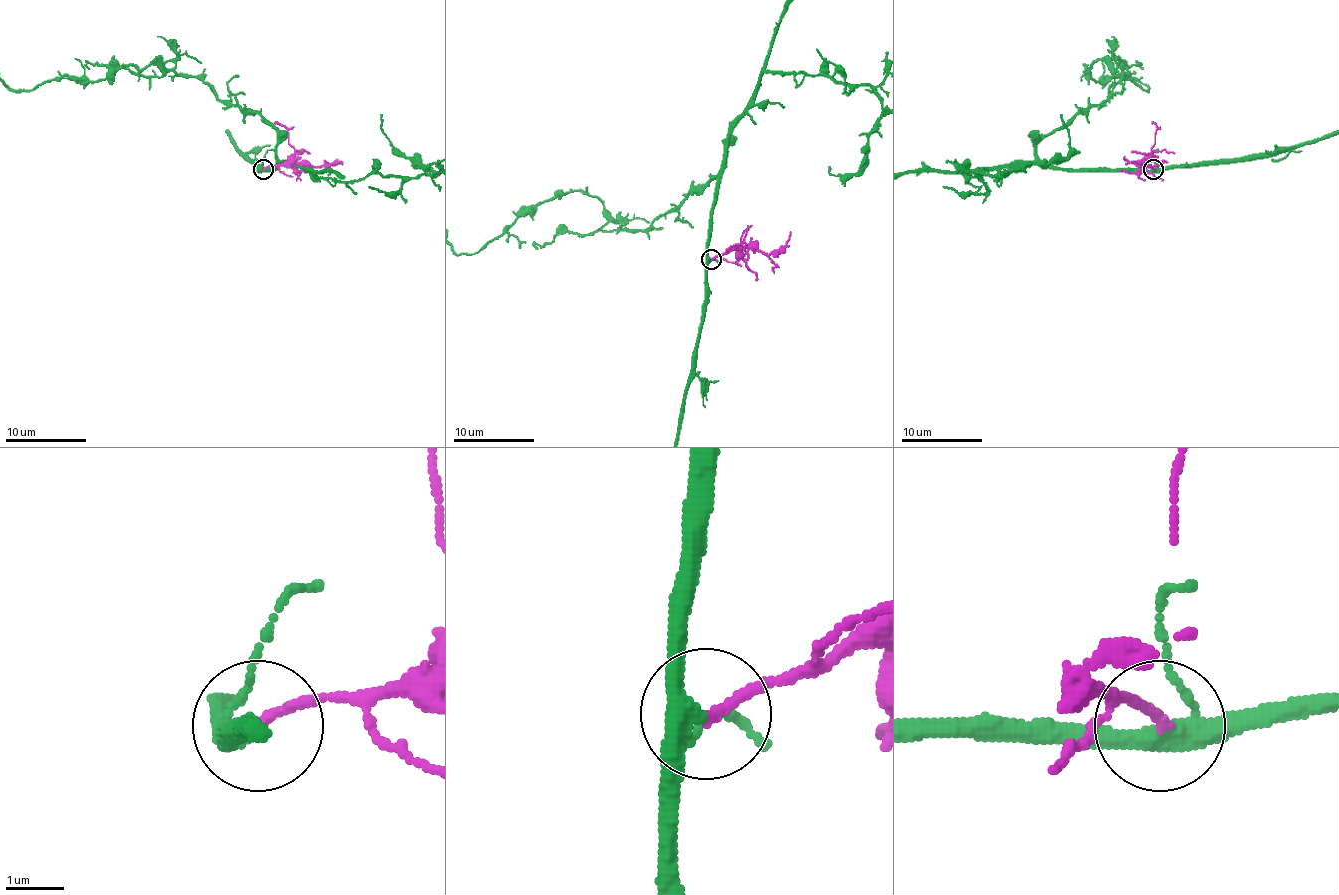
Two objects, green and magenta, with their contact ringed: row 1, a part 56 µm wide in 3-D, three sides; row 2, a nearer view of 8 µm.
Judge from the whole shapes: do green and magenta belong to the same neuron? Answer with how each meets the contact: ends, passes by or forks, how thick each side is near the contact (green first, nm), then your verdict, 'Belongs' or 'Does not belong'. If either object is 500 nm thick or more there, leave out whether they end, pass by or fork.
At the ring green forks. At the ring magenta ends. Thickness 280 nm (green) against 160 nm. Belongs

